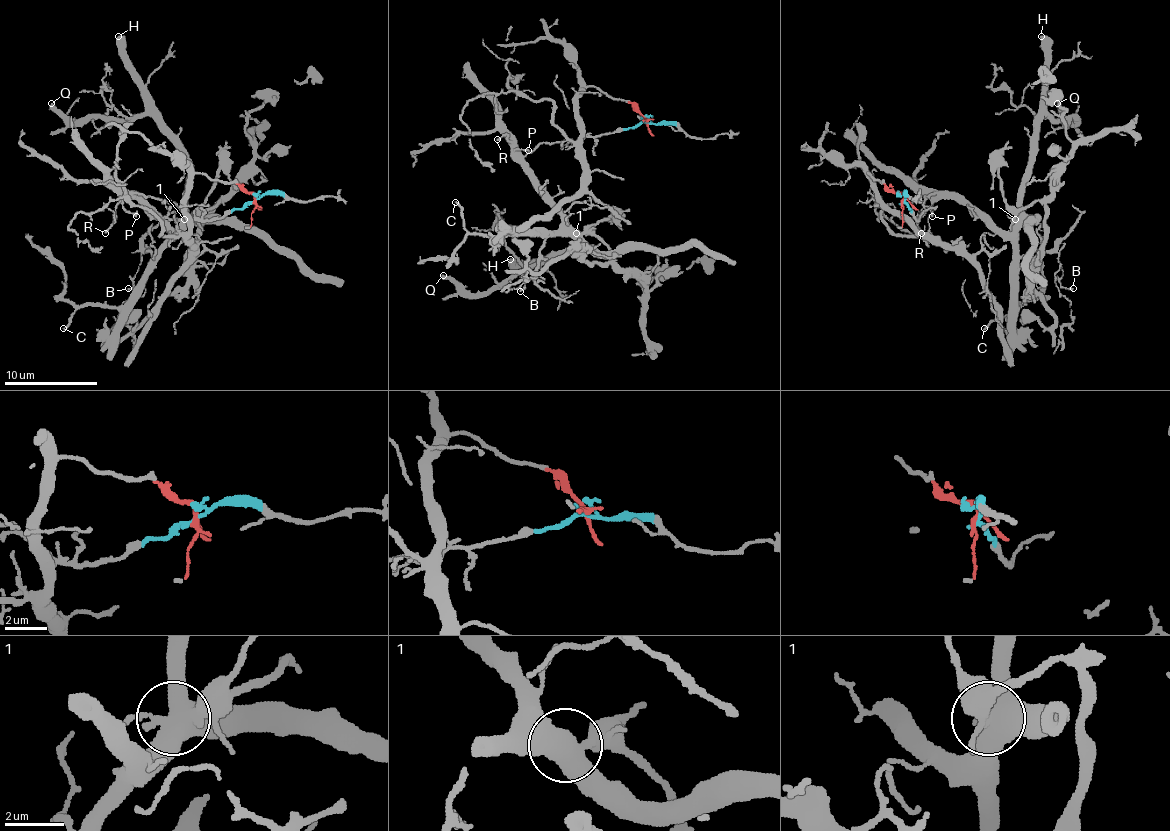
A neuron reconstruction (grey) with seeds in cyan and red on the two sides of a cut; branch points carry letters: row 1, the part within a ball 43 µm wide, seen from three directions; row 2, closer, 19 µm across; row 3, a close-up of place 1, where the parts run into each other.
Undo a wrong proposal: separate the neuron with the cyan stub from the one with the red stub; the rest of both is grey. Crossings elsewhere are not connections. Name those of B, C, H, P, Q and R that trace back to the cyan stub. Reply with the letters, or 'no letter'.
B, C, H, P, Q, R

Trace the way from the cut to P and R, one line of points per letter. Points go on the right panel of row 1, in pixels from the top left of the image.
P: (905, 198), (910, 210), (919, 219), (926, 205), (924, 198), (938, 194), (933, 217)
R: (905, 198), (910, 210), (919, 219), (926, 205), (924, 198), (938, 194), (924, 201), (917, 224), (921, 233)

